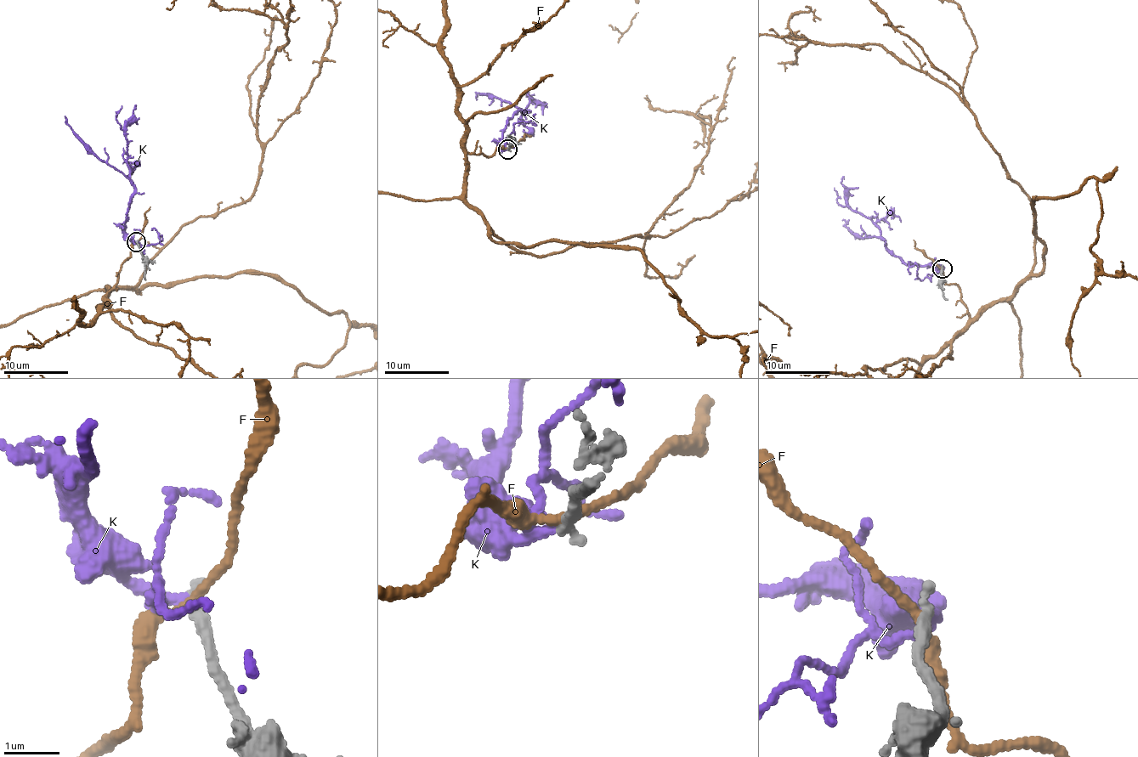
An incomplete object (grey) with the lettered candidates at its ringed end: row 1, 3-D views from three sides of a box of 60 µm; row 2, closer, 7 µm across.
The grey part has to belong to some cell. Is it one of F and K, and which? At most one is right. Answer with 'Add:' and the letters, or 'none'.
Add: K

